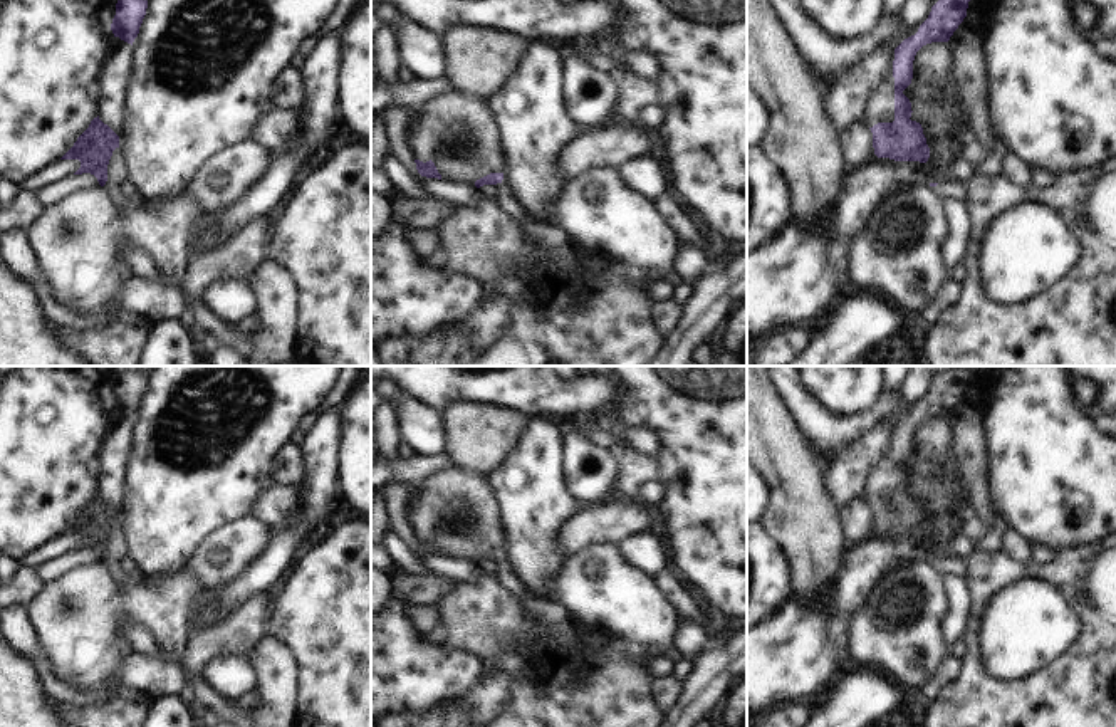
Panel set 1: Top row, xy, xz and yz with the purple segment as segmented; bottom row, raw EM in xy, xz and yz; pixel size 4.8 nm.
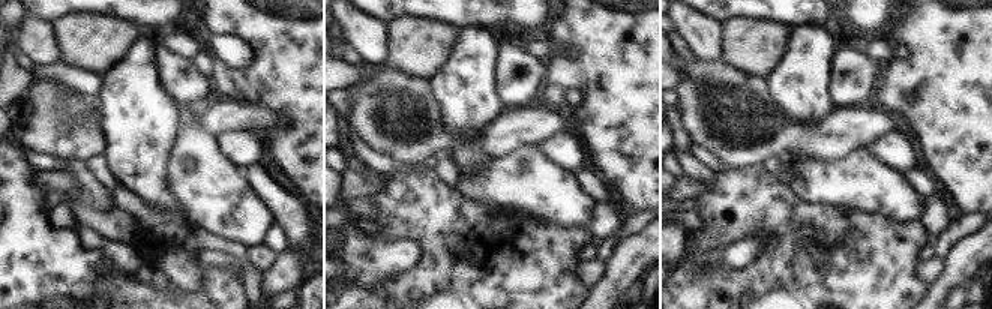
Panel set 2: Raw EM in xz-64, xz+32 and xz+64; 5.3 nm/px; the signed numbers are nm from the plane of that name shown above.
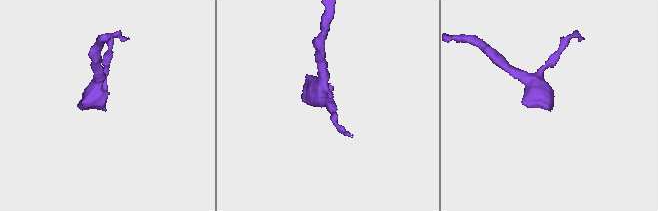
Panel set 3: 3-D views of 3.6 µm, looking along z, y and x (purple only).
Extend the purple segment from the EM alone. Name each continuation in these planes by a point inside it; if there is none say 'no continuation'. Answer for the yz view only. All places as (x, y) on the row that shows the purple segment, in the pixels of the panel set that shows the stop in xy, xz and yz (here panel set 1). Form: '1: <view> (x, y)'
1: yz (959, 190)

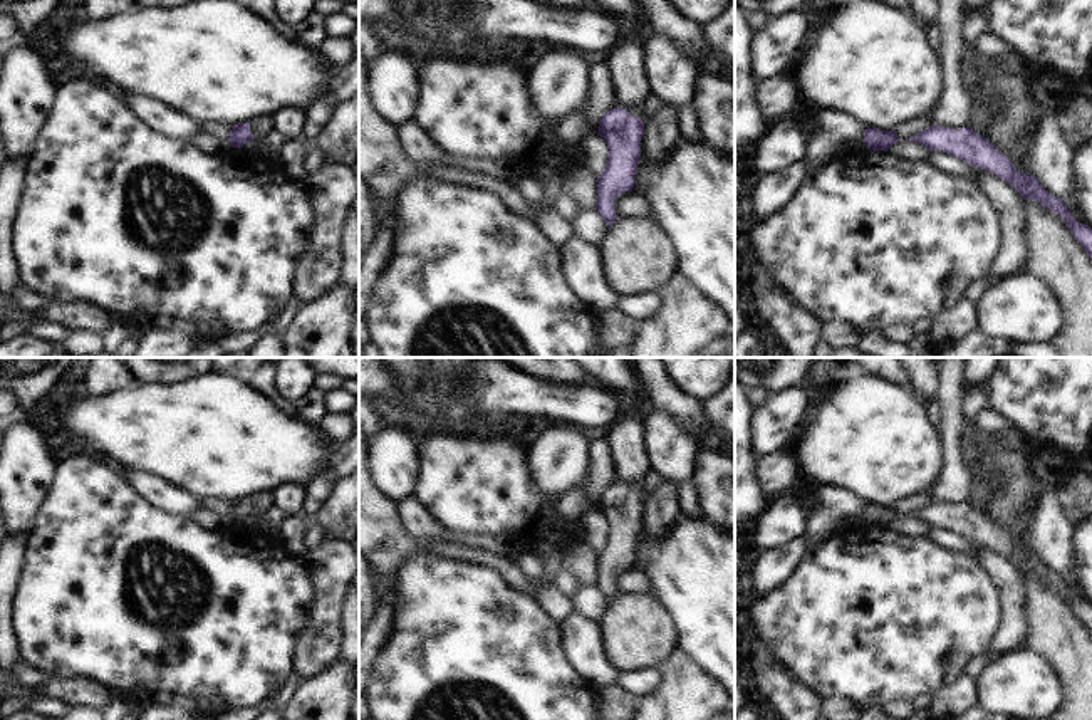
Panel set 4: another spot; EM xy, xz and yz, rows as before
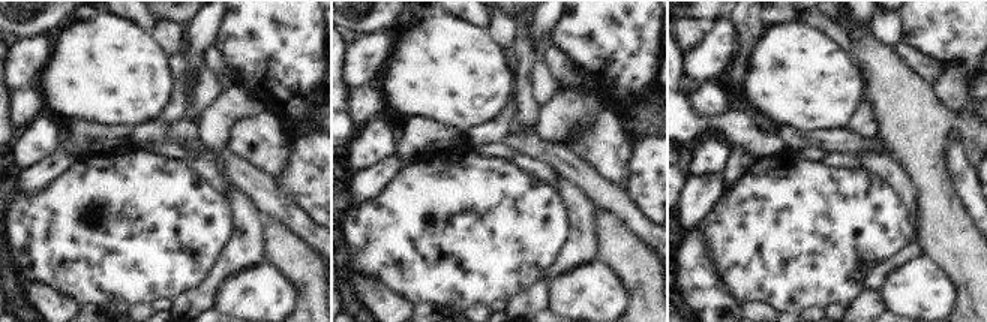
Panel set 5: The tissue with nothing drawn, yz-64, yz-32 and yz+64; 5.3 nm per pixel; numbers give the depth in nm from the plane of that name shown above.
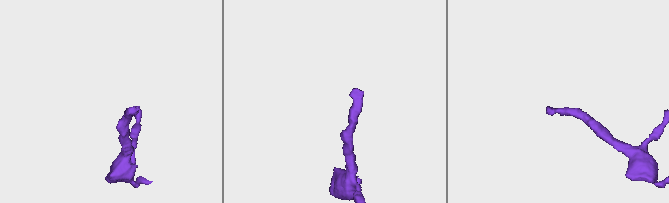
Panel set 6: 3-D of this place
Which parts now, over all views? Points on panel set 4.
1: xy (259, 128)

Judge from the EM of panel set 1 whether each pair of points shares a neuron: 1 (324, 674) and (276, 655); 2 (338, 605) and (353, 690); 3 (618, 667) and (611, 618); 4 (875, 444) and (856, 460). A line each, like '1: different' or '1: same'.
1: different
2: same
3: different
4: same

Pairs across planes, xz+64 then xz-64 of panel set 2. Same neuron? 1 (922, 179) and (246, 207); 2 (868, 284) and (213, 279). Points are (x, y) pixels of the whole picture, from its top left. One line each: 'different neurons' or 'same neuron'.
1: different neurons
2: same neuron

